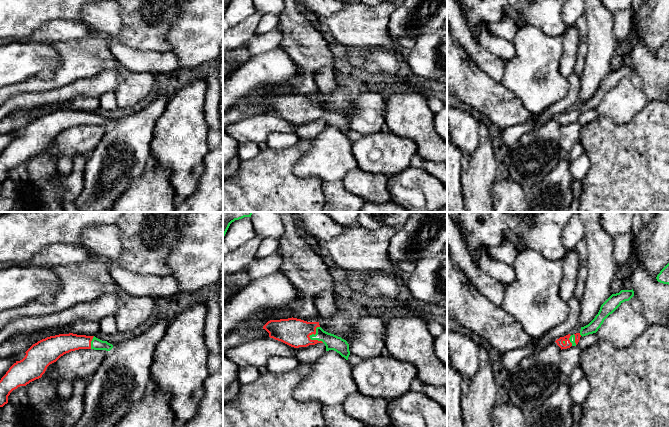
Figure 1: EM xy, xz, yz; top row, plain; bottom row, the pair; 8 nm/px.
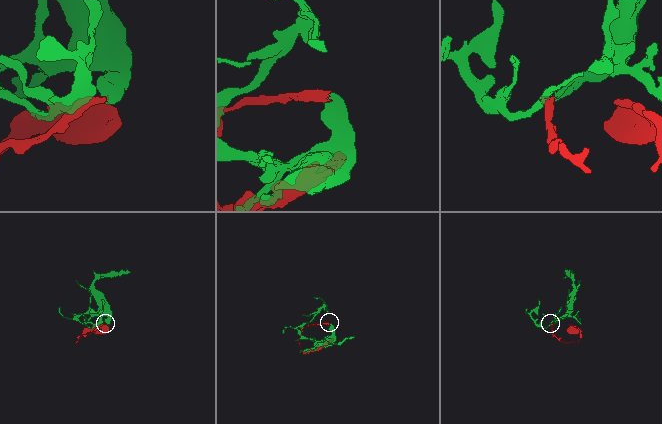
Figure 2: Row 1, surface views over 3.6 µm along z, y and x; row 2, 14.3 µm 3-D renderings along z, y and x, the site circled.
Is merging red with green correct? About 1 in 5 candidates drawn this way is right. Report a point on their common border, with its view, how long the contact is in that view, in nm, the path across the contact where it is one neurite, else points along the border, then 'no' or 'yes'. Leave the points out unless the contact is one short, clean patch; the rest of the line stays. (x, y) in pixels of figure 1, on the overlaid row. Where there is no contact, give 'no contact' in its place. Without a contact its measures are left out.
xz (309, 337) | 140 nm | across xz (294, 332), (305, 333), (309, 337), (325, 337), (332, 342) | yes

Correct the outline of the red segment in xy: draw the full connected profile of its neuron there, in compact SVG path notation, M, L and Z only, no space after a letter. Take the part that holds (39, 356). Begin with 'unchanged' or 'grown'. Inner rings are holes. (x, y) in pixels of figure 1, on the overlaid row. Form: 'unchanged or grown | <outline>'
grown | M73 333L50 336L33 344L25 357L16 361L0 380L0 407L8 403L10 393L39 379L47 367L61 356L79 349L110 351L113 345L95 336Z

